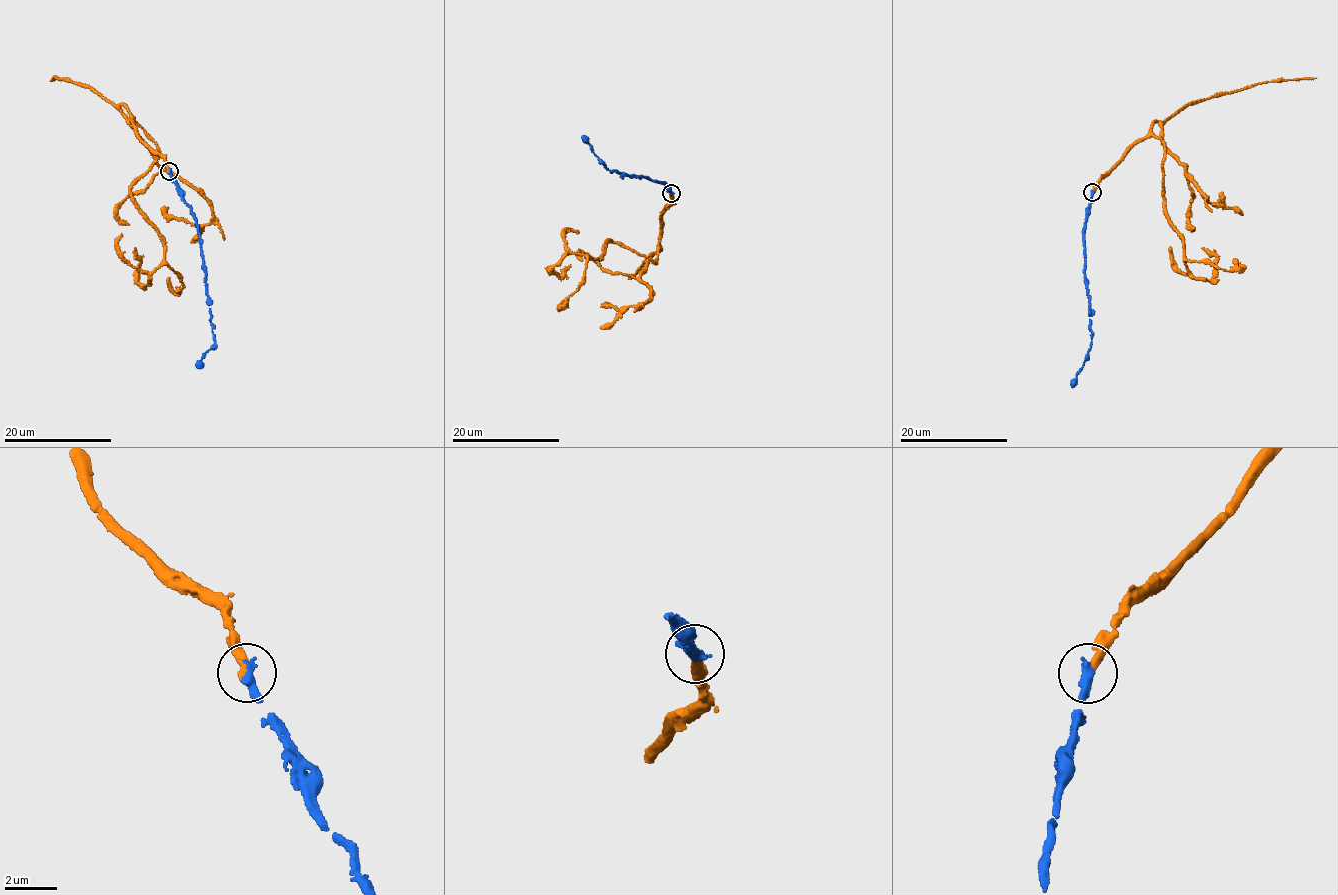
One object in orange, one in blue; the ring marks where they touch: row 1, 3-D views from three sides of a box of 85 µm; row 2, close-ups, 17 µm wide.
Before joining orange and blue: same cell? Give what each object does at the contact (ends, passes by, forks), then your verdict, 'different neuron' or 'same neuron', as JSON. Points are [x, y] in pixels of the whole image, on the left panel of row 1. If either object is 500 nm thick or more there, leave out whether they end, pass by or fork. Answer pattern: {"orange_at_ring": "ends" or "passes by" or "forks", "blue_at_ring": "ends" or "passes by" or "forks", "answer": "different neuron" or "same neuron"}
{"orange_at_ring": "ends", "blue_at_ring": "ends", "answer": "same neuron"}

